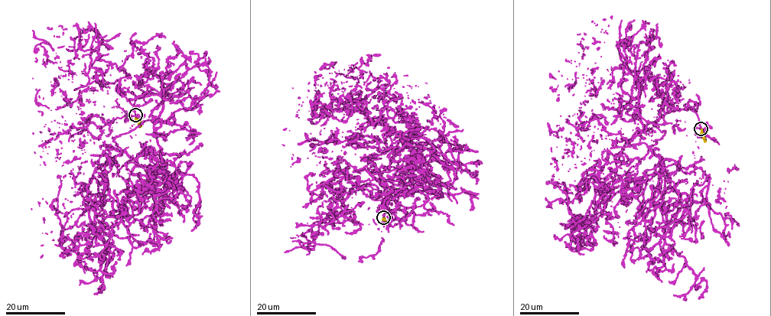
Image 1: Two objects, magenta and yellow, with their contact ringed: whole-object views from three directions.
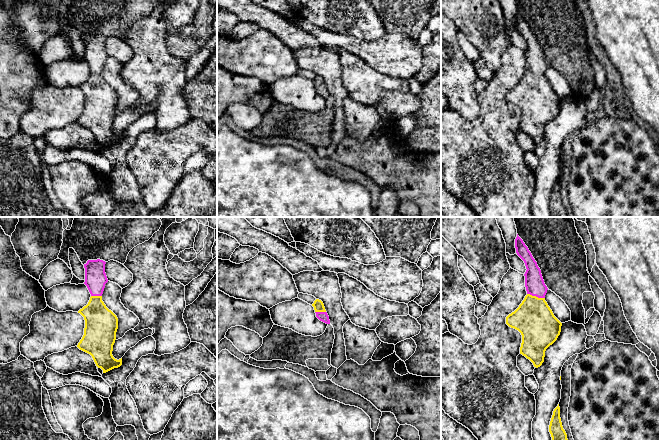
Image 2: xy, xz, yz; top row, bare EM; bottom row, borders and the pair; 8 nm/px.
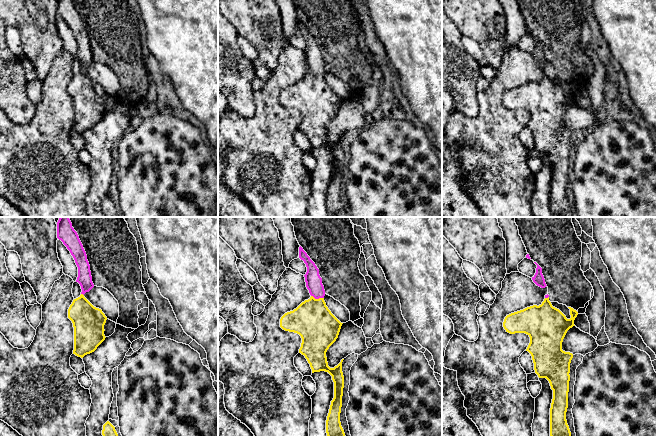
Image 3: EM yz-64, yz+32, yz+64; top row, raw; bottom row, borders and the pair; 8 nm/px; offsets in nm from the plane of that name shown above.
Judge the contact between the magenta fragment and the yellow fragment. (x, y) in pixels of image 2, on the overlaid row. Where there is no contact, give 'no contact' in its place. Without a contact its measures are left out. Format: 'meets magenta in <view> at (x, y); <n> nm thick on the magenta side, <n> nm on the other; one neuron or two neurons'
meets magenta in yz at (536, 296); 160 nm thick on the magenta side, 320 nm on the other; one neuron

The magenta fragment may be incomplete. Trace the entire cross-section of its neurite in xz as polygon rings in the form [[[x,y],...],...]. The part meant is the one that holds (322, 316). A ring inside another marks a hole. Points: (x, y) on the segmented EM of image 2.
[[[316,299],[314,301],[314,303],[312,304],[312,306],[314,307],[315,313],[316,313],[316,317],[326,323],[326,324],[330,324],[330,320],[329,320],[329,316],[325,310],[324,304],[321,300]]]

